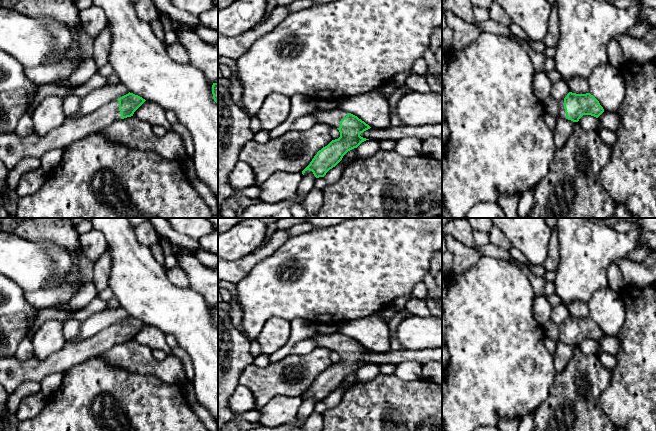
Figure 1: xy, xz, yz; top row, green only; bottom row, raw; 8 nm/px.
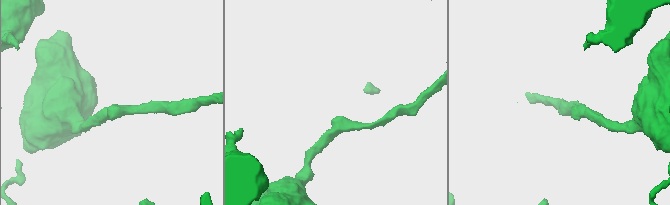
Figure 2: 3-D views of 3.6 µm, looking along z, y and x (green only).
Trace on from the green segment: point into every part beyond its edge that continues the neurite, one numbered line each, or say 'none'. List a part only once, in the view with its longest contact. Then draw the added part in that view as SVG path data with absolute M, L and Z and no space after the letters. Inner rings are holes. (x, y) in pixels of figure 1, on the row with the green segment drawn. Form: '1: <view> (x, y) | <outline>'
1: xy (13, 148) | M113 100L79 118L66 118L63 124L44 136L35 132L25 137L15 132L0 135L0 160L8 172L25 157L40 158L54 148L66 148L89 134L103 130L121 118L119 101Z

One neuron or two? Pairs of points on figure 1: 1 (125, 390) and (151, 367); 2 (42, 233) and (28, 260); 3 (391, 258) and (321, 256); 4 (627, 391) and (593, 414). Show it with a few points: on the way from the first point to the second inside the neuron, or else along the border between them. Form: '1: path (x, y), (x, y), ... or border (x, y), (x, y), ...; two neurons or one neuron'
1: border (121, 366), (128, 371), (155, 374), (165, 382); two neurons
2: border (15, 235), (33, 241), (53, 242), (61, 247); two neurons
3: path (374, 256), (338, 256); one neuron
4: border (608, 385), (601, 395), (600, 406), (611, 420); two neurons

